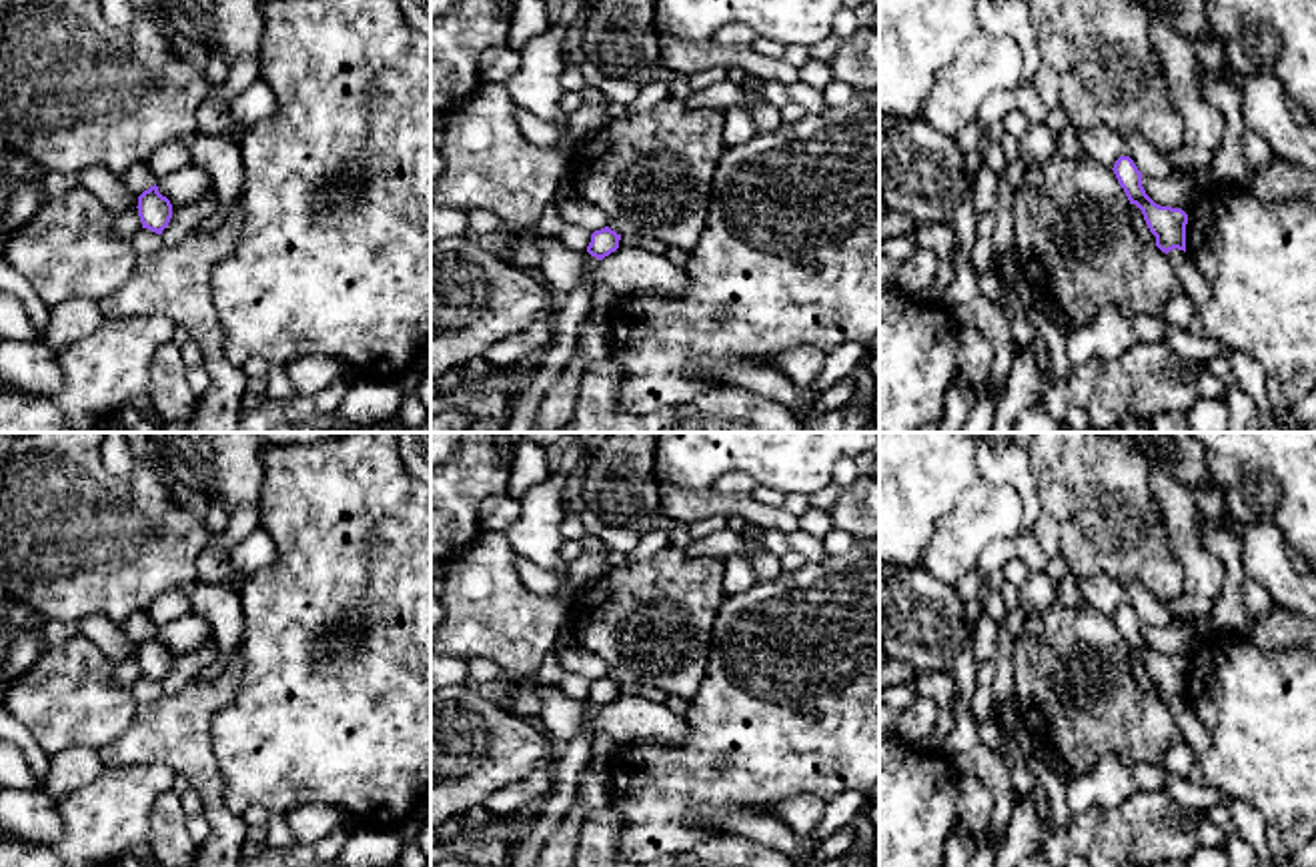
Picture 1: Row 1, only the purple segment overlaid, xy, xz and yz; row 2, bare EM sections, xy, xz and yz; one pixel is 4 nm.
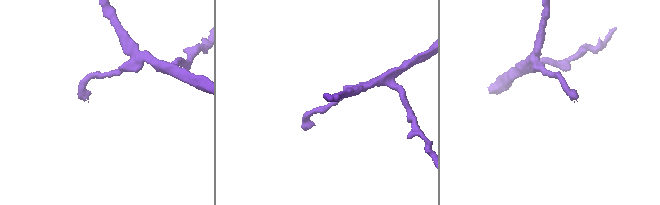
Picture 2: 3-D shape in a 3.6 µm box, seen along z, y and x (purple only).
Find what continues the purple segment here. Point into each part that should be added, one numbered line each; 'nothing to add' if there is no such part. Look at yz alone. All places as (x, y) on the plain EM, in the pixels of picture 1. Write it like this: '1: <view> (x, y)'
nothing to add

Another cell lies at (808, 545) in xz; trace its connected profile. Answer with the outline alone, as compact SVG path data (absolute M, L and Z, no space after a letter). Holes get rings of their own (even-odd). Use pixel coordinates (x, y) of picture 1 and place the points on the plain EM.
M797 529L787 535L789 549L797 551L807 559L807 563L817 563L825 557L823 539L817 539L803 529Z

